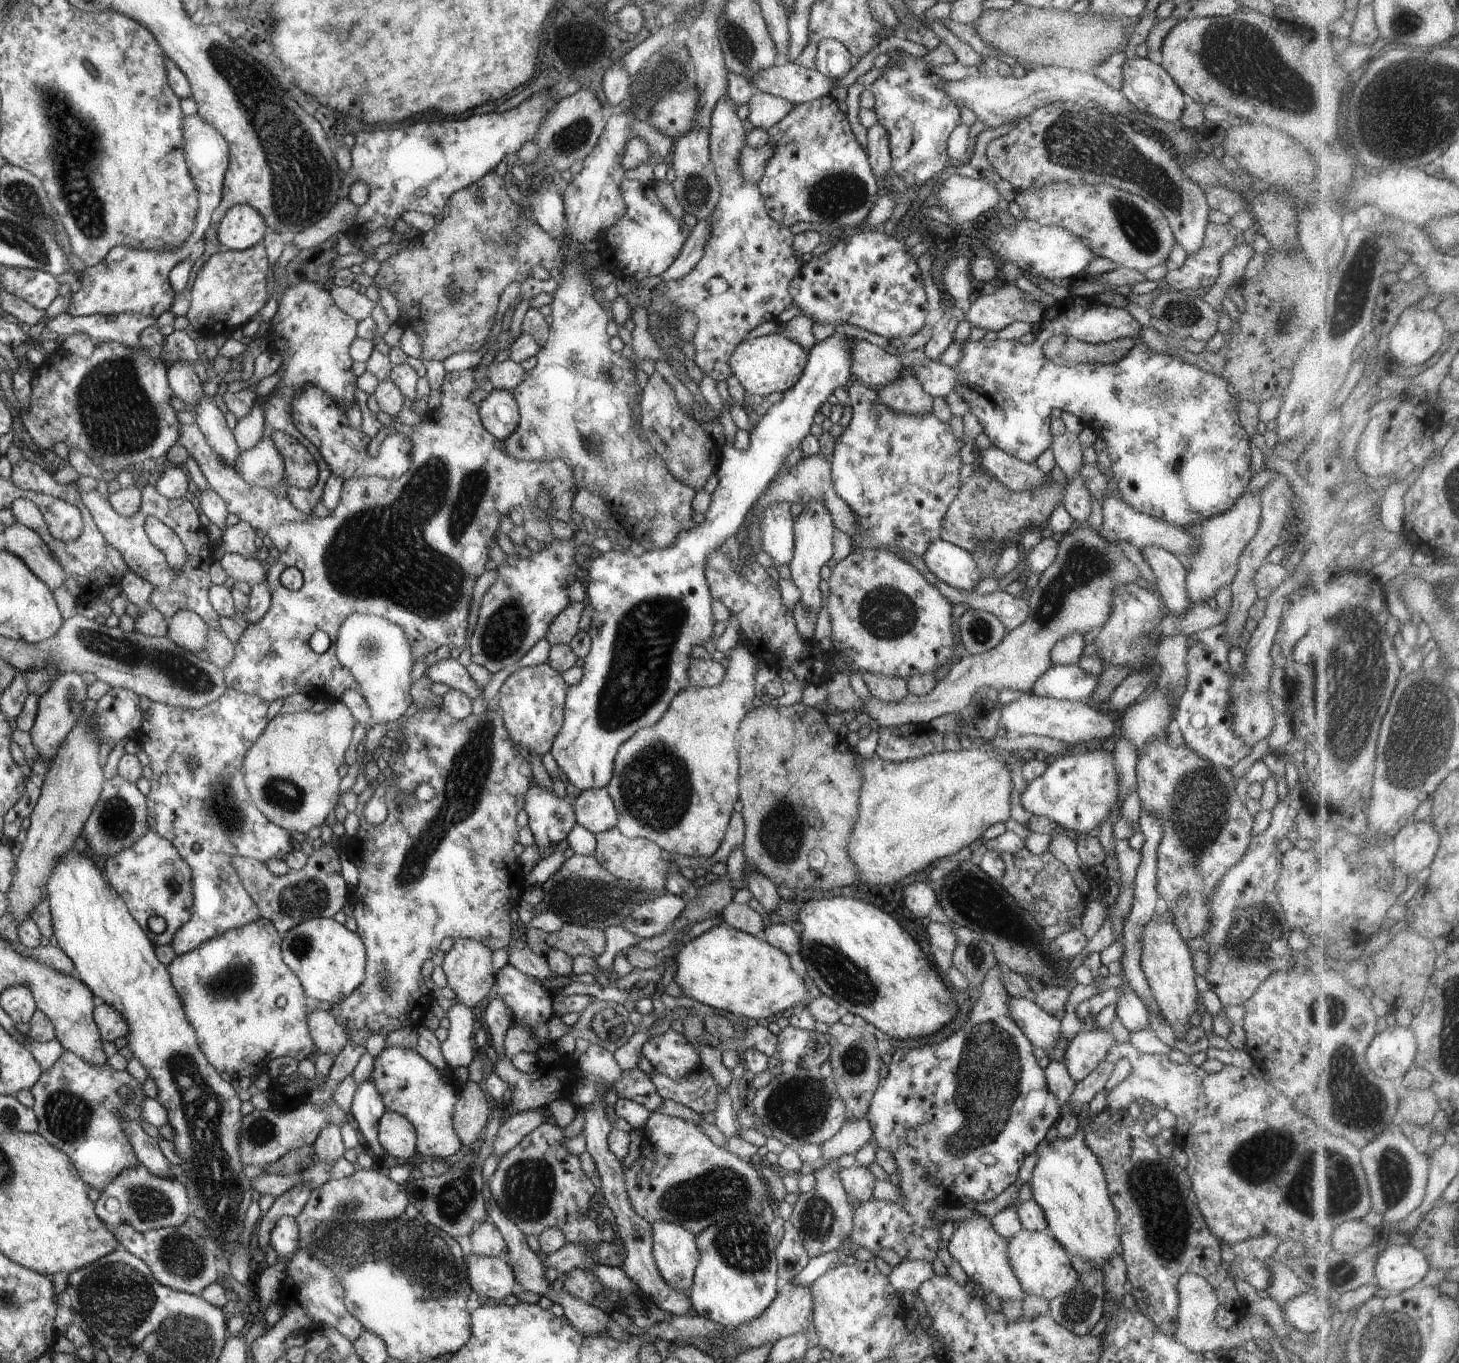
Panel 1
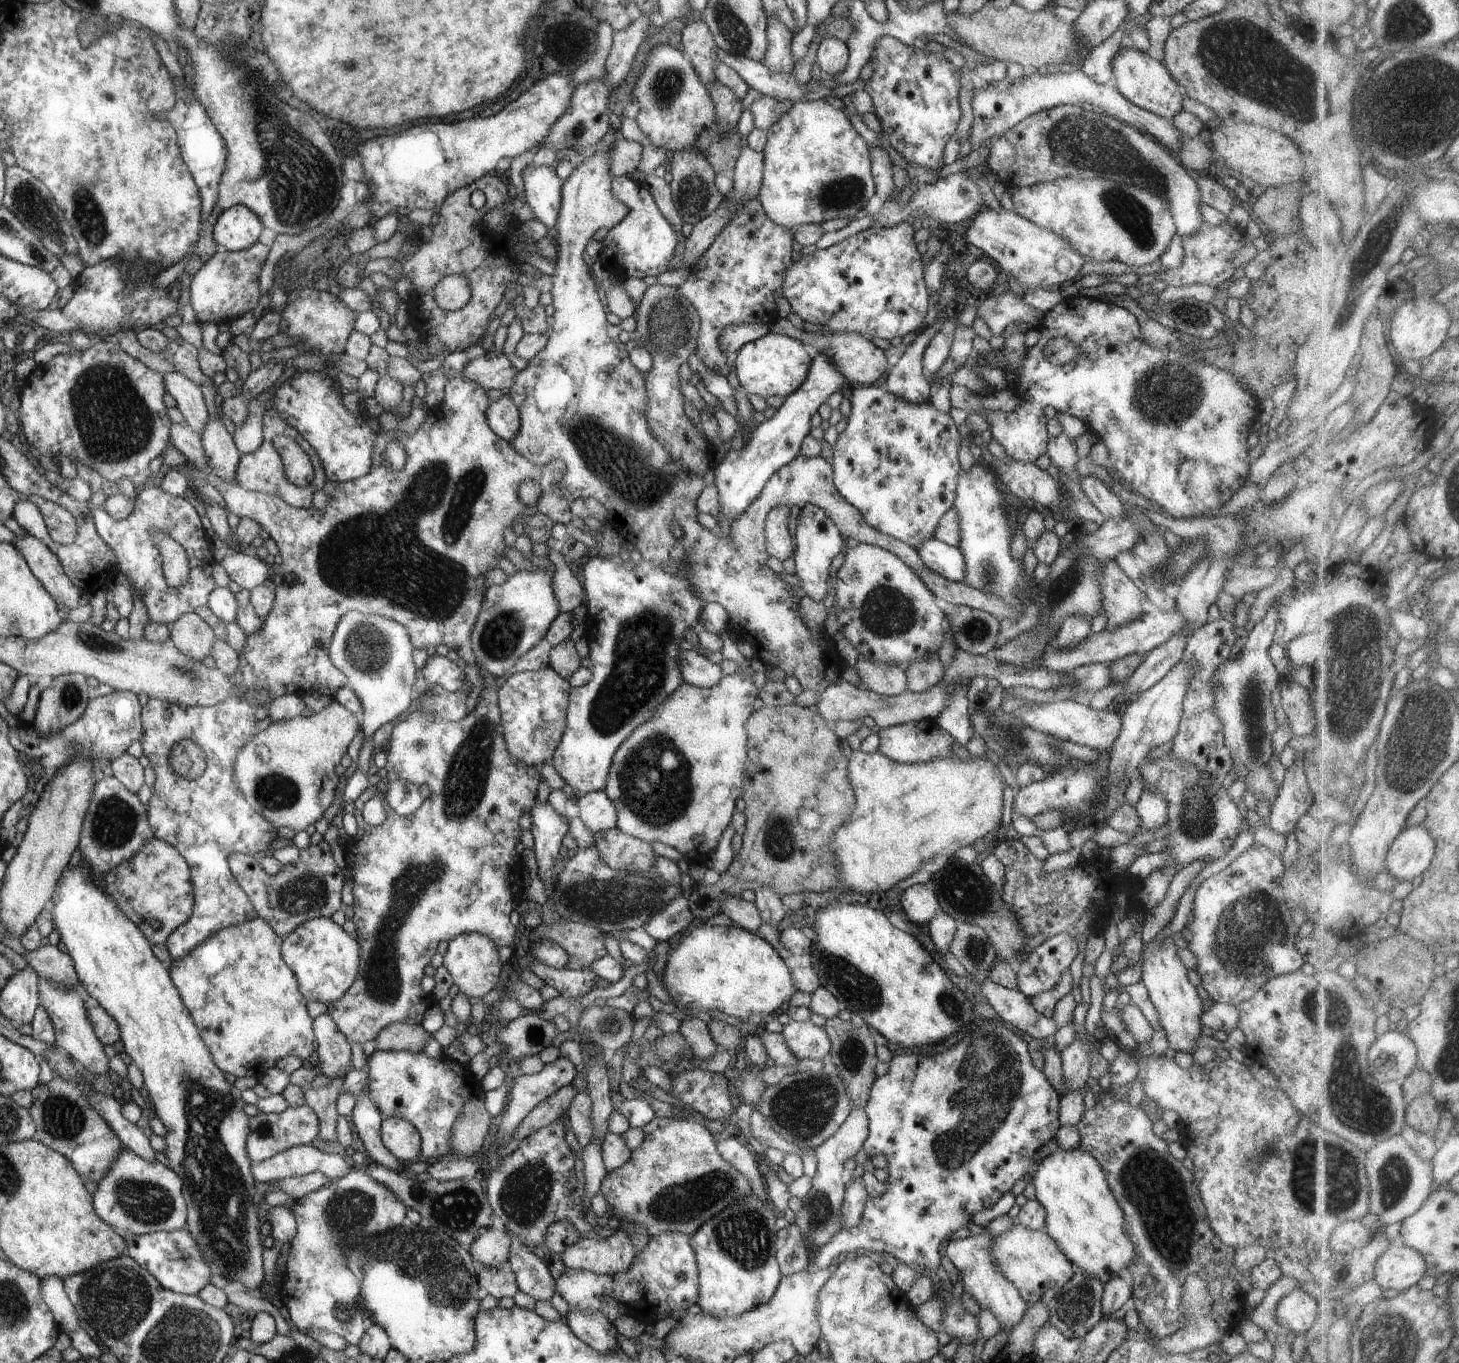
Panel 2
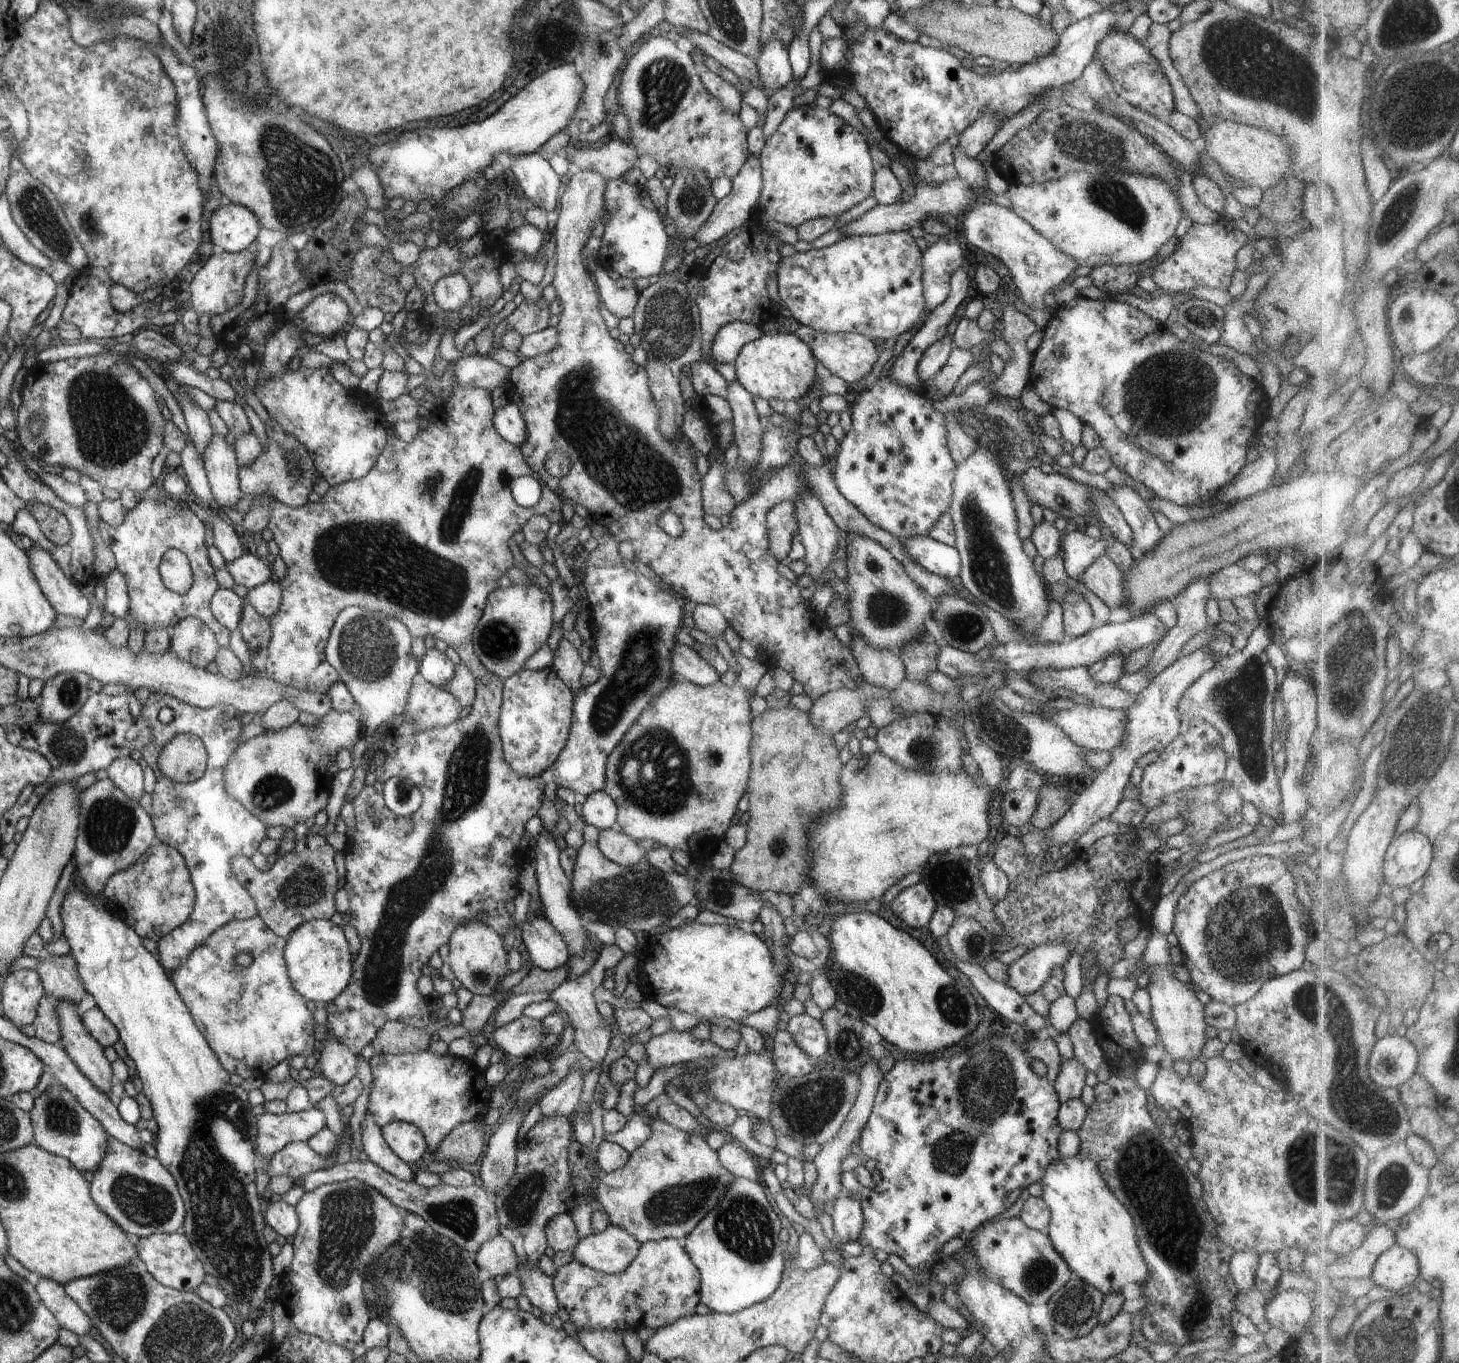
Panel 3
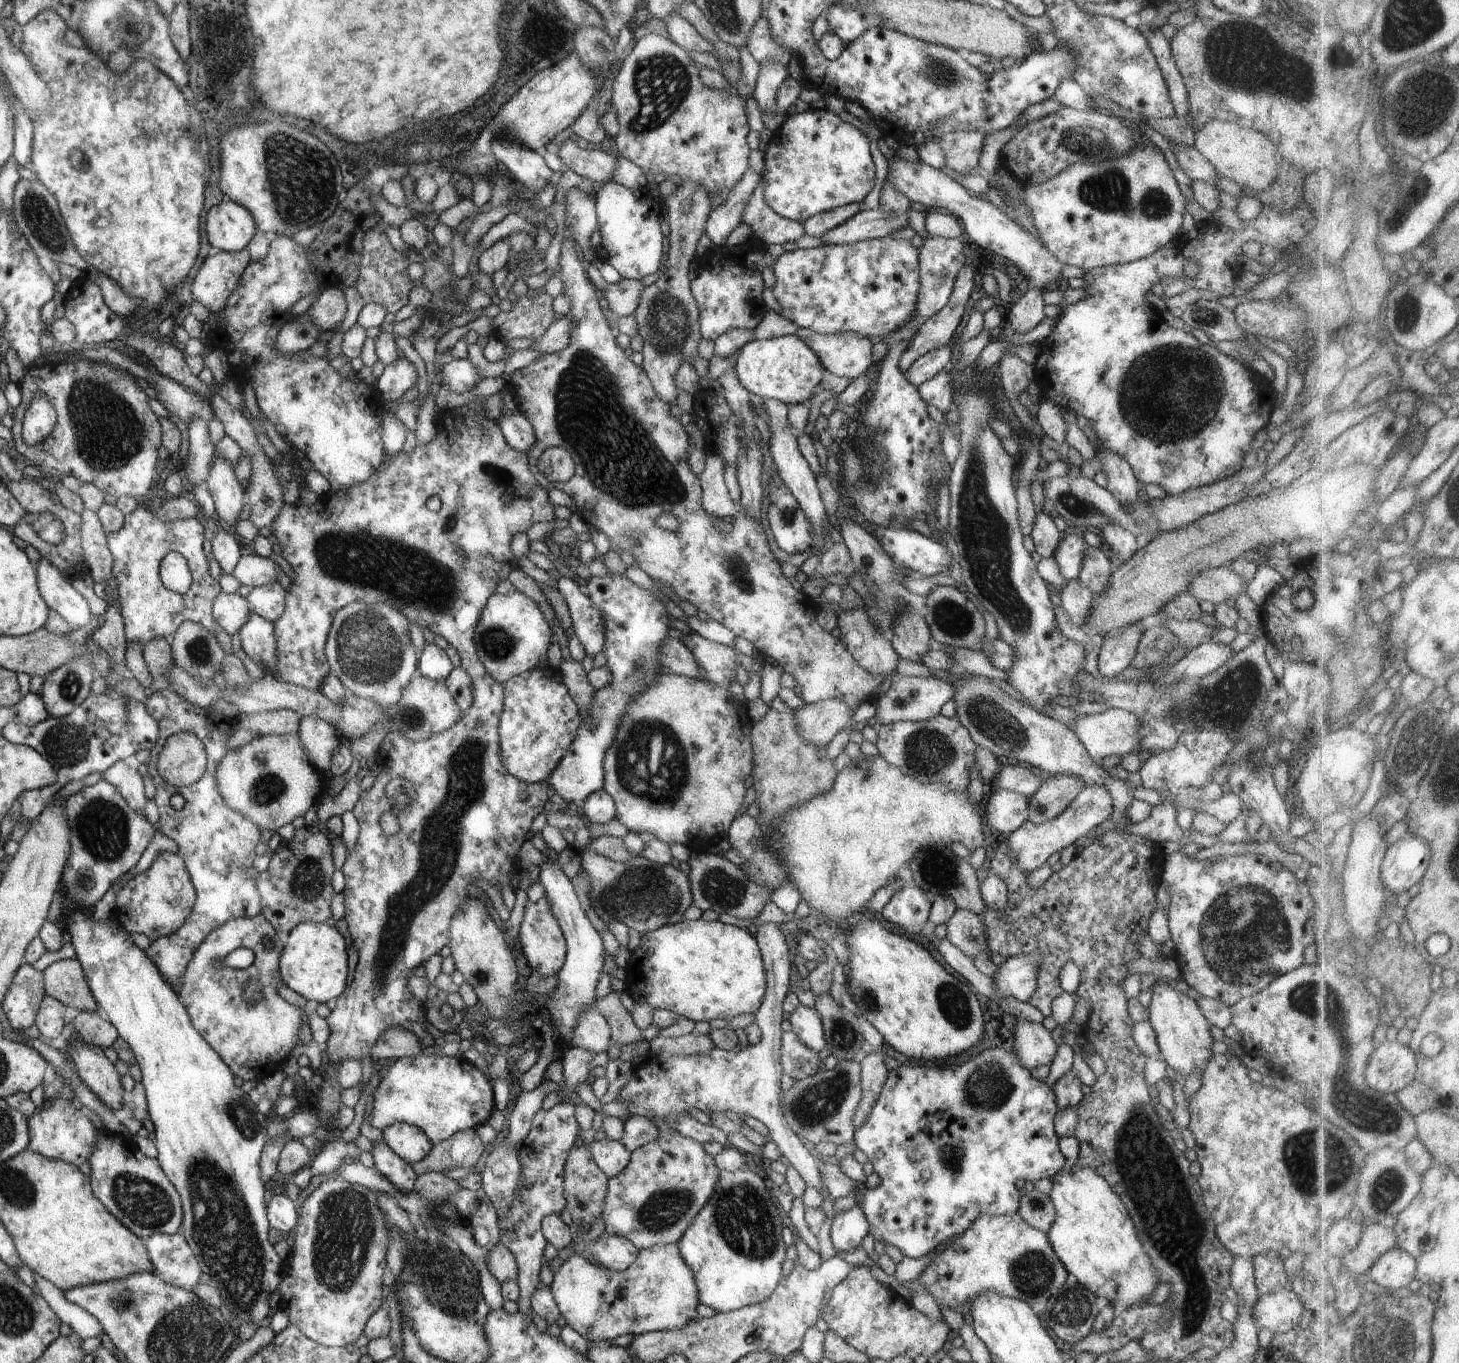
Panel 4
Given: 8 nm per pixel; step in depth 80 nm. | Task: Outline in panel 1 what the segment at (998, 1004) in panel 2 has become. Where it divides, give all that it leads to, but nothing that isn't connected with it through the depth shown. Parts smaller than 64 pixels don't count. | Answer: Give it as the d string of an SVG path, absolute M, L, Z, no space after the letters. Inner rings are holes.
M1010 995L1007 1013L1035 1048L1054 1046L1062 1038L1060 1020L1043 1011L1031 998Z

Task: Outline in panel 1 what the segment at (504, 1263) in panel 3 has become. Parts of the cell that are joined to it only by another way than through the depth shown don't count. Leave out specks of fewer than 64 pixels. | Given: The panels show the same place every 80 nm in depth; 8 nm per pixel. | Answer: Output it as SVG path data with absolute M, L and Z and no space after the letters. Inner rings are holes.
M488 1221L476 1225L474 1230L469 1234L472 1255L481 1257L499 1257L502 1252L507 1250L505 1237L497 1225Z

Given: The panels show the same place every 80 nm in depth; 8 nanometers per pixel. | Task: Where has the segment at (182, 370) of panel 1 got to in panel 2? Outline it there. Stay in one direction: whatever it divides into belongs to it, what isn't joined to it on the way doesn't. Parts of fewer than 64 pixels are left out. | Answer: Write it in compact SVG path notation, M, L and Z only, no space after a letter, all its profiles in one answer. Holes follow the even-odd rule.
M165 373L164 381L167 393L176 400L176 406L185 418L184 422L201 436L203 428L209 423L202 388L180 373Z

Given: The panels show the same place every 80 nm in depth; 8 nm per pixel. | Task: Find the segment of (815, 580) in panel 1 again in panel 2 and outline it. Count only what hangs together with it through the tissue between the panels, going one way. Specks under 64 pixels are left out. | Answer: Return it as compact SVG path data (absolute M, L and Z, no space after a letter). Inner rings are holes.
M806 504L799 512L796 522L796 551L793 559L796 564L796 574L802 581L801 587L815 601L822 601L828 592L828 577L832 568L832 559L845 551L845 539L834 521L816 505Z

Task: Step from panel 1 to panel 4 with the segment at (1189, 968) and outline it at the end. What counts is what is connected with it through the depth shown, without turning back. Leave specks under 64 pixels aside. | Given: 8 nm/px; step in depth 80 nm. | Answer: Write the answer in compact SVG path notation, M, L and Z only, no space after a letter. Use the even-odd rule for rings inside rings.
M1157 978L1156 984L1151 988L1152 1002L1148 1006L1148 1018L1154 1033L1159 1051L1164 1056L1164 1062L1176 1073L1182 1076L1190 1074L1203 1074L1206 1064L1210 1060L1210 1046L1214 1040L1210 1036L1211 1025L1206 1021L1206 1016L1202 1014L1198 1002L1180 990L1170 988L1166 982L1160 982L1162 978Z

